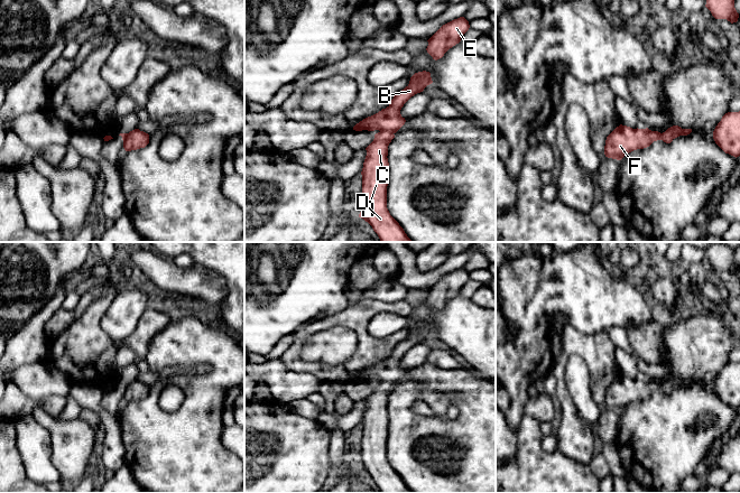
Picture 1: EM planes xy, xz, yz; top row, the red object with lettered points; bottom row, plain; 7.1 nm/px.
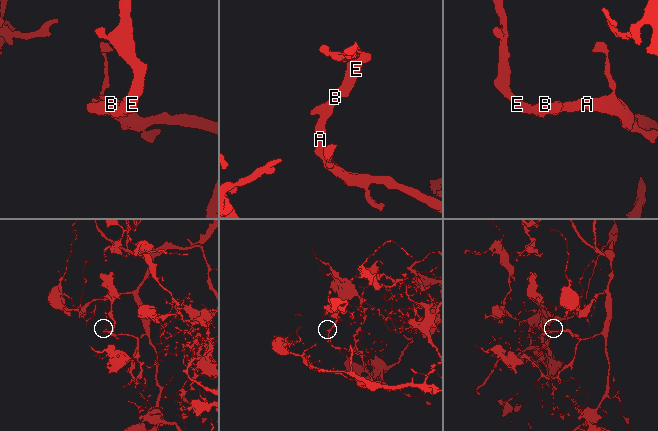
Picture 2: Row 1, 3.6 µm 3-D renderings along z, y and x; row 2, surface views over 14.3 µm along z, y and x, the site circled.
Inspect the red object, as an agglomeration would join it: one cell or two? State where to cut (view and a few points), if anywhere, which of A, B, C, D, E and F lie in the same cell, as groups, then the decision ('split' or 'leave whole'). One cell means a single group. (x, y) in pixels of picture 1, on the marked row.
no cut | A B C D E F | leave whole

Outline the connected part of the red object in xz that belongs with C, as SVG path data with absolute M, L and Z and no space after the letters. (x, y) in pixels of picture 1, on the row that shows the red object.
M415 73L409 84L398 92L391 103L378 113L368 117L353 127L355 131L374 131L373 141L366 148L362 175L362 208L359 217L368 222L381 242L413 242L387 208L388 146L395 133L405 124L400 110L415 94L432 84L431 73Z

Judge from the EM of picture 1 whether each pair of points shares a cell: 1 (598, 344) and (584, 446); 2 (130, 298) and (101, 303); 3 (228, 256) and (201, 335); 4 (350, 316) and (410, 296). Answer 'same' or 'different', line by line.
1: same
2: different
3: different
4: different

